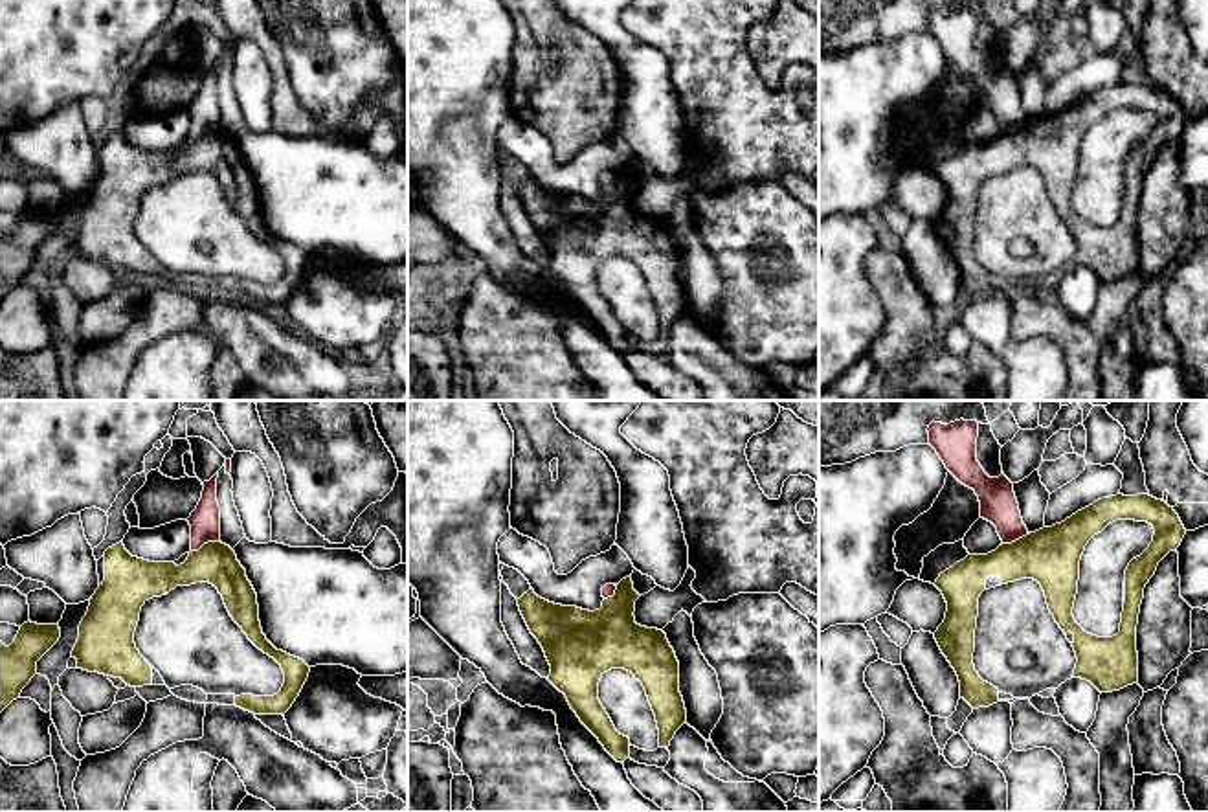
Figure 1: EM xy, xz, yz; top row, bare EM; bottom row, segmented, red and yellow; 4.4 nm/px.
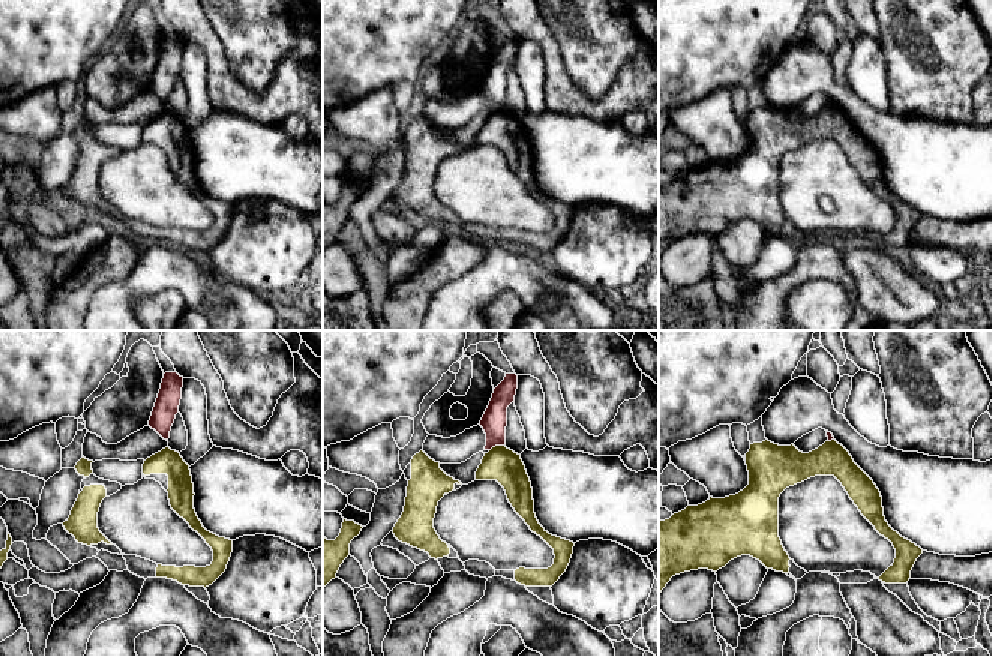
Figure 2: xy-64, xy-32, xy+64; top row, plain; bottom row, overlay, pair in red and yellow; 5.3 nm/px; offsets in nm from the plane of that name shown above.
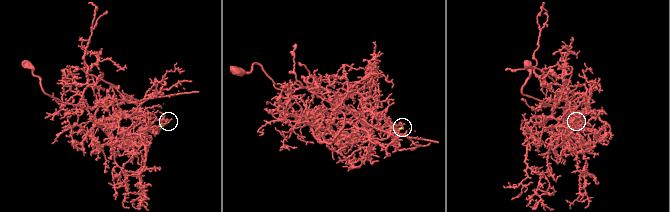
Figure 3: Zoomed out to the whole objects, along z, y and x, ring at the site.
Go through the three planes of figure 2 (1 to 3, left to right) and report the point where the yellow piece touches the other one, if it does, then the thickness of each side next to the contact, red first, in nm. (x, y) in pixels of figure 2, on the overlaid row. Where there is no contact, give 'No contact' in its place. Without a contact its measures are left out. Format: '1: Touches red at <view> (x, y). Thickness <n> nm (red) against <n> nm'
1: No contact
2: Touches red at xy-32 (496, 445). Thickness 140 nm (red) against 190 nm
3: Touches red at xy+64 (830, 440). Thickness 30 nm (red) against 190 nm

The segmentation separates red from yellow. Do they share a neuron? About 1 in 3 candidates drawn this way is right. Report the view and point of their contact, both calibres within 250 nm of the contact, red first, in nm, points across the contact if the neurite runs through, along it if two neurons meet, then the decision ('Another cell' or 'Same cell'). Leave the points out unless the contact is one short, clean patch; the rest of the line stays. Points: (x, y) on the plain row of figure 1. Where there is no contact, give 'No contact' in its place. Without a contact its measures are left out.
Touches red at xy (204, 131). Thickness 140 nm (red) against 190 nm. Boundary: xy (219, 127), (208, 129), (191, 140). Another cell

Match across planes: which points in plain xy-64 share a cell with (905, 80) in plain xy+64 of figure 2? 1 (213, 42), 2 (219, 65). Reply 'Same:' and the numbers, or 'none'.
Same: none

